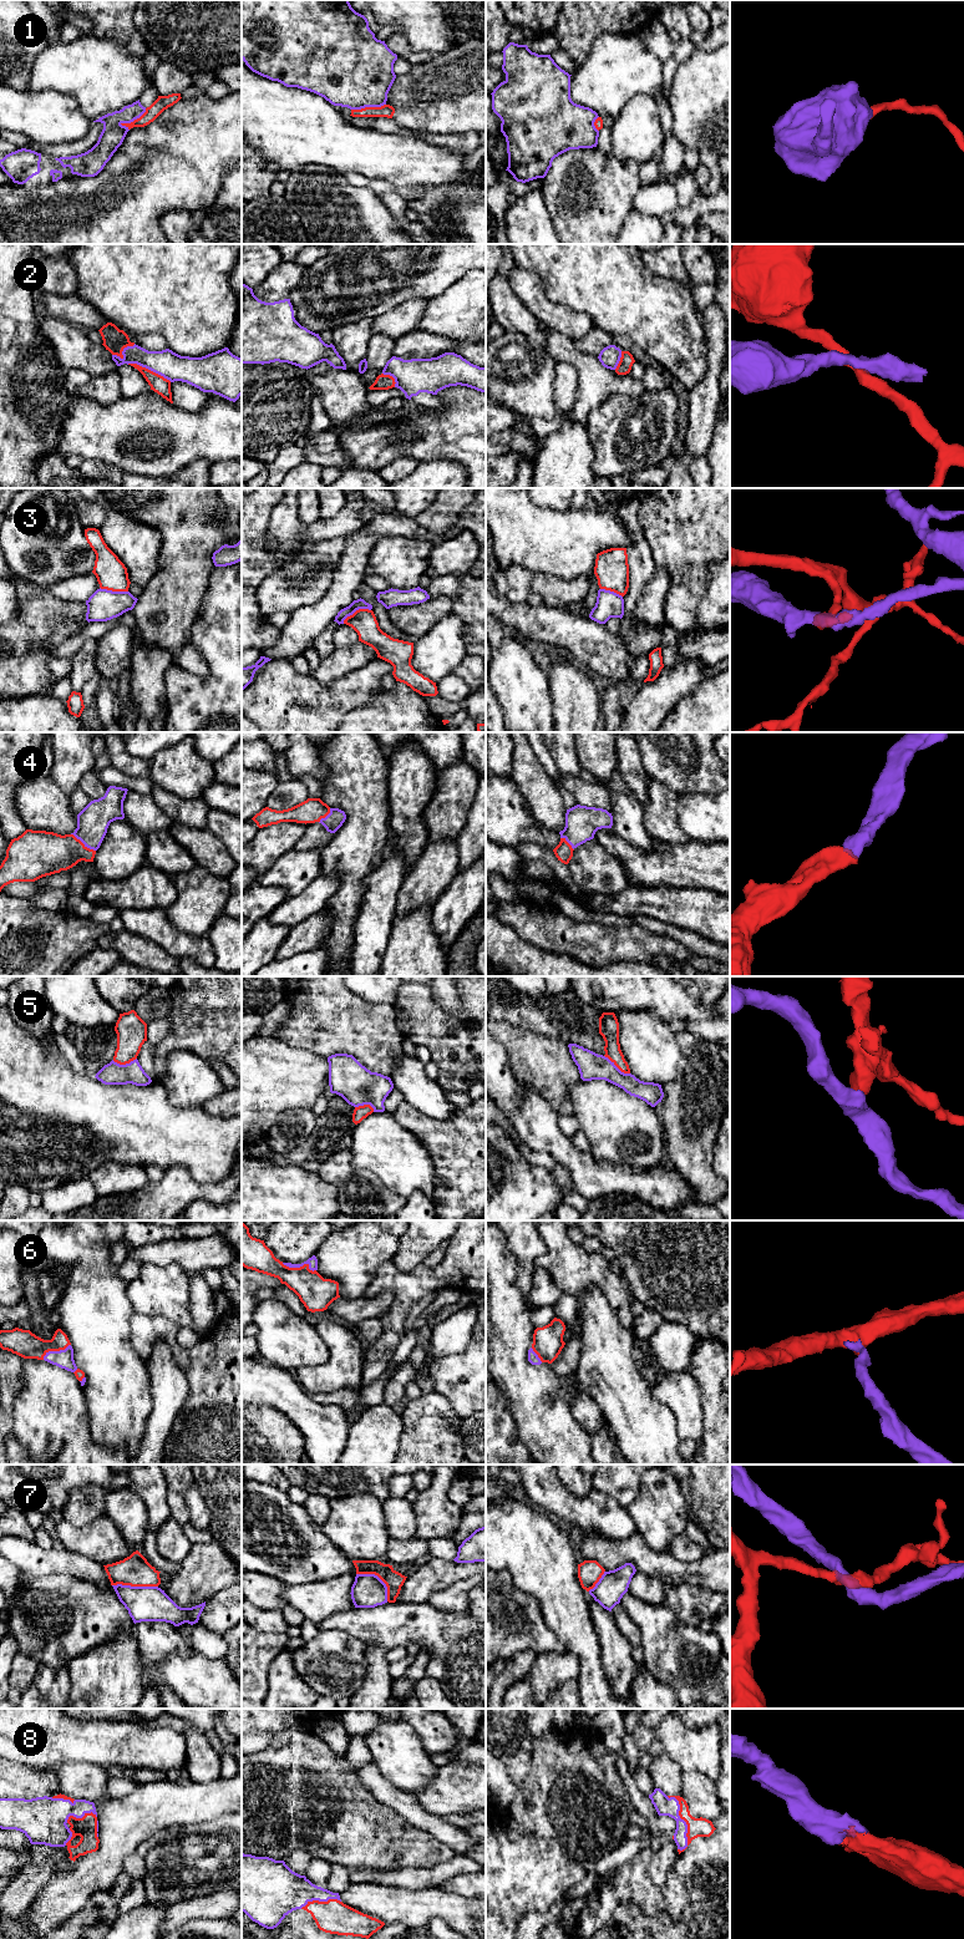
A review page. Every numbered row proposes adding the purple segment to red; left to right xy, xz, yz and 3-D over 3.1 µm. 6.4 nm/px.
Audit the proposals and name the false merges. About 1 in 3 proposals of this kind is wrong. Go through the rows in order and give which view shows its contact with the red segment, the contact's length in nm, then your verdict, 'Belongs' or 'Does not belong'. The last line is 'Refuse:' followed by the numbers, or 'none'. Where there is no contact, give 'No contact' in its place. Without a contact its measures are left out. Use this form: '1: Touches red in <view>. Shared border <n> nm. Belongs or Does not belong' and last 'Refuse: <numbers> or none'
1: Touches red in xy. Shared border 200 nm. Does not belong
2: Touches red in xy. Shared border 300 nm. Does not belong
3: Touches red in xz. Shared border 200 nm. Does not belong
4: Touches red in xy. Shared border 200 nm. Belongs
5: Touches red in yz. Shared border 200 nm. Does not belong
6: Touches red in xz. Shared border 220 nm. Belongs
7: Touches red in xz. Shared border 280 nm. Does not belong
8: Touches red in yz. Shared border 380 nm. Belongs
Refuse: 1, 2, 3, 5, 7

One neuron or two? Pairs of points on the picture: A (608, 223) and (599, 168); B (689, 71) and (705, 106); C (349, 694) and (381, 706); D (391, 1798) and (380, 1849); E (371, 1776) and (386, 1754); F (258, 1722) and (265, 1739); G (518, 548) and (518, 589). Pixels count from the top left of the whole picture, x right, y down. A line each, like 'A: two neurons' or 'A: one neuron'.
A: one neuron
B: one neuron
C: two neurons
D: two neurons
E: two neurons
F: two neurons
G: two neurons

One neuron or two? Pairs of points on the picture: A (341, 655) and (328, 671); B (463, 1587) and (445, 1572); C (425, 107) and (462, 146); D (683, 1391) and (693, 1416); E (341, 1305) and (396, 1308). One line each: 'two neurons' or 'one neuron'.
A: one neuron
B: two neurons
C: two neurons
D: one neuron
E: two neurons

